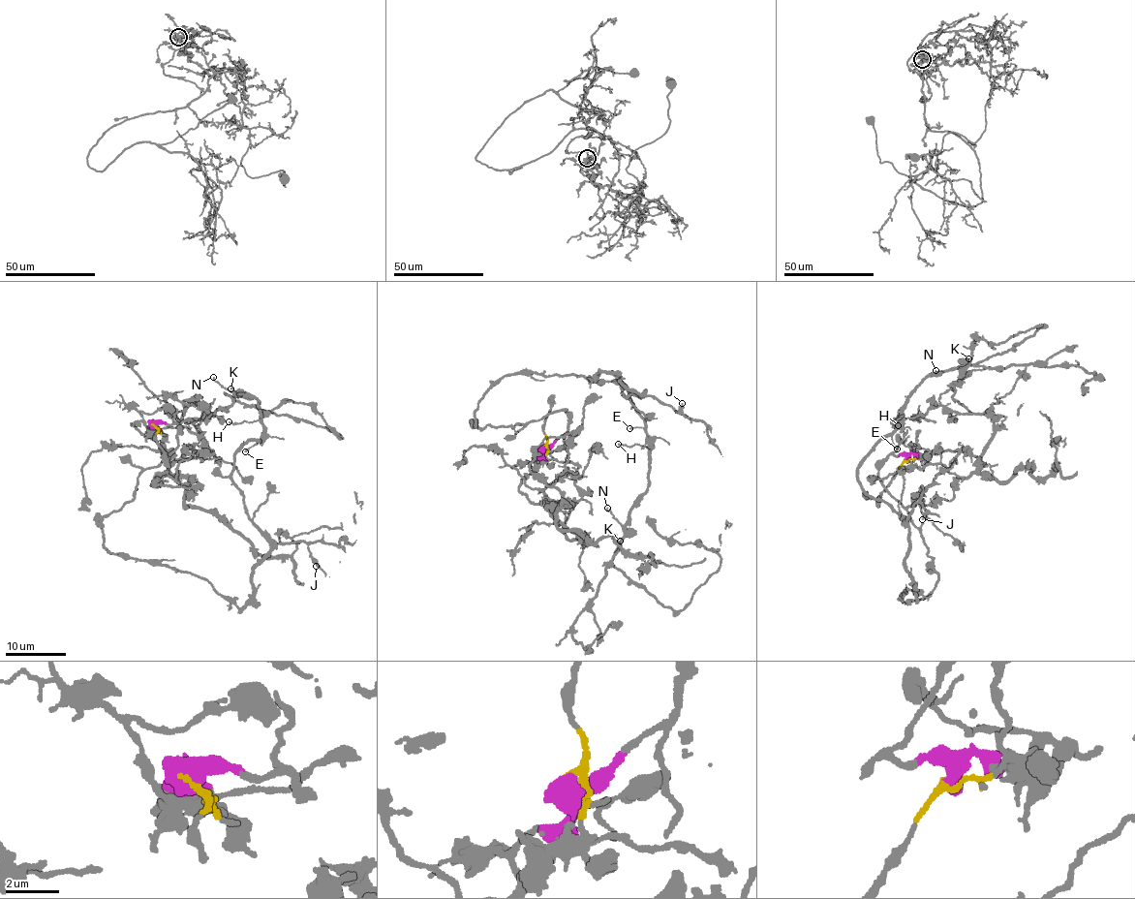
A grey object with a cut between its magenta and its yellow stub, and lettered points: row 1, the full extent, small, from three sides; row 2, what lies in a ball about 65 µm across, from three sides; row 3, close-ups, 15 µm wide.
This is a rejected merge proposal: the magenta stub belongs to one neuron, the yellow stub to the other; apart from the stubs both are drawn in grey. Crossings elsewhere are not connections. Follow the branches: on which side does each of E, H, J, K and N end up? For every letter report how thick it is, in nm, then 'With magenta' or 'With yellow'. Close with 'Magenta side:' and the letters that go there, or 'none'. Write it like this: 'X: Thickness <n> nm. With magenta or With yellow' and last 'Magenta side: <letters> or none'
E: Thickness 140 nm. With magenta
H: Thickness 150 nm. With magenta
J: Thickness 110 nm. With magenta
K: Thickness 140 nm. With magenta
N: Thickness 130 nm. With magenta
Magenta side: E, H, J, K, N

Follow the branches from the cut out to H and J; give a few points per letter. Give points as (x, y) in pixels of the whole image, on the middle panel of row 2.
H: (542, 447), (565, 409), (482, 428), (491, 385), (615, 373), (651, 445), (619, 445)
J: (542, 447), (568, 428), (565, 409), (475, 425), (491, 385), (507, 375), (600, 371), (675, 410), (681, 403)

